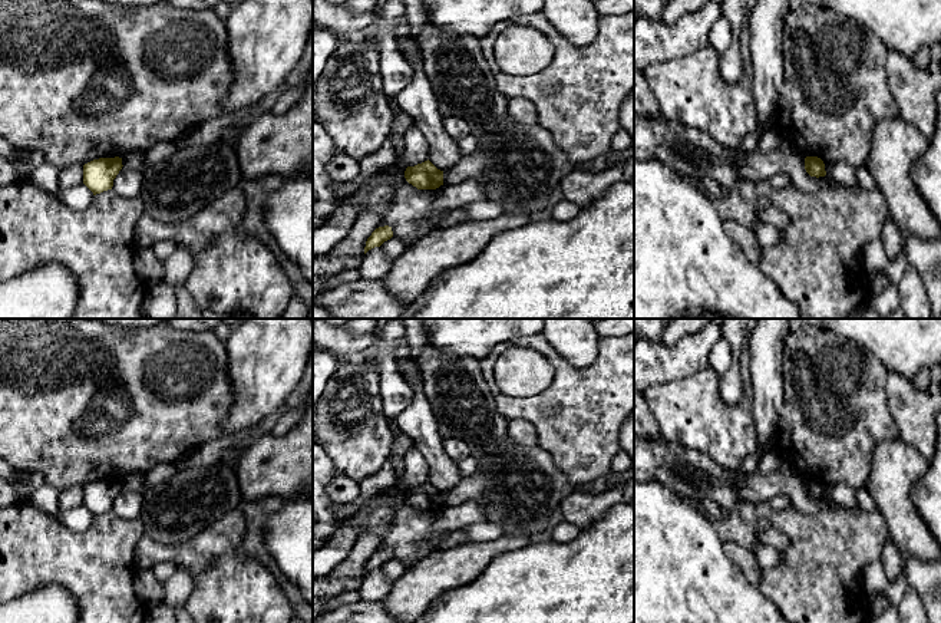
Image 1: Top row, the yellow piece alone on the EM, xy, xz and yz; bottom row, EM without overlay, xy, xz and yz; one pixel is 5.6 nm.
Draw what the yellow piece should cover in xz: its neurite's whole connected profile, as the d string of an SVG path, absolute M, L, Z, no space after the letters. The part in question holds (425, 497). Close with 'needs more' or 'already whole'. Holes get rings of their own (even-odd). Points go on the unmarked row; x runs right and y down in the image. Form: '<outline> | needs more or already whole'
M429 481L415 488L407 488L405 500L417 511L436 511L443 507L443 492L438 491Z | already whole

